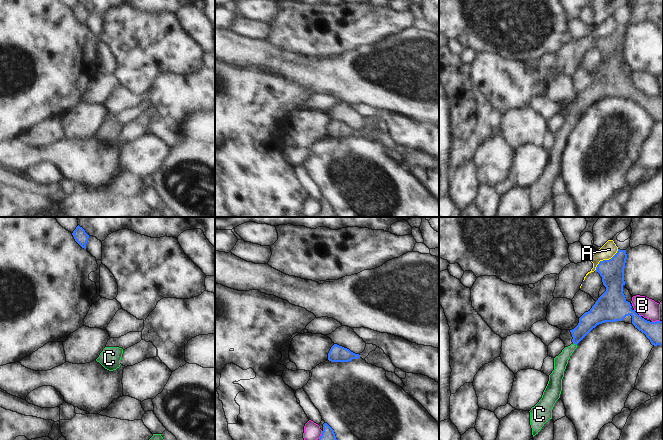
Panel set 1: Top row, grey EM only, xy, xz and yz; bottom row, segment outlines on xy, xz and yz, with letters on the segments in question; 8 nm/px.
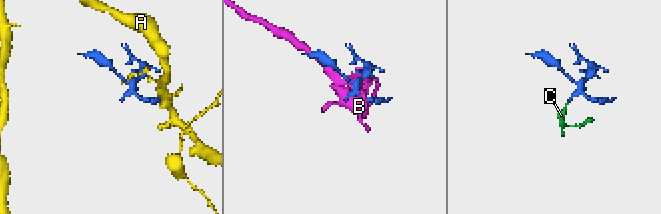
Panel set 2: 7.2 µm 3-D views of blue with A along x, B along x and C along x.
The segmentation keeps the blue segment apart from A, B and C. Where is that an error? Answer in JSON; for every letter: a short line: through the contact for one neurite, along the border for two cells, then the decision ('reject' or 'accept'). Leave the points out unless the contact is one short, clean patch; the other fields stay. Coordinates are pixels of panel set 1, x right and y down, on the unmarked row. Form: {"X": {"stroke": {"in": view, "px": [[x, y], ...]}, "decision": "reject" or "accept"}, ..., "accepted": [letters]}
{"A": {"stroke": {"in": "yz", "px": [[618, 25], [610, 34], [601, 36], [594, 46]]}, "decision": "reject"}, "B": {"decision": "reject"}, "C": {"stroke": {"in": "yz", "px": [[589, 96], [578, 109], [575, 119], [560, 138]]}, "decision": "accept"}, "accepted": ["C"]}

